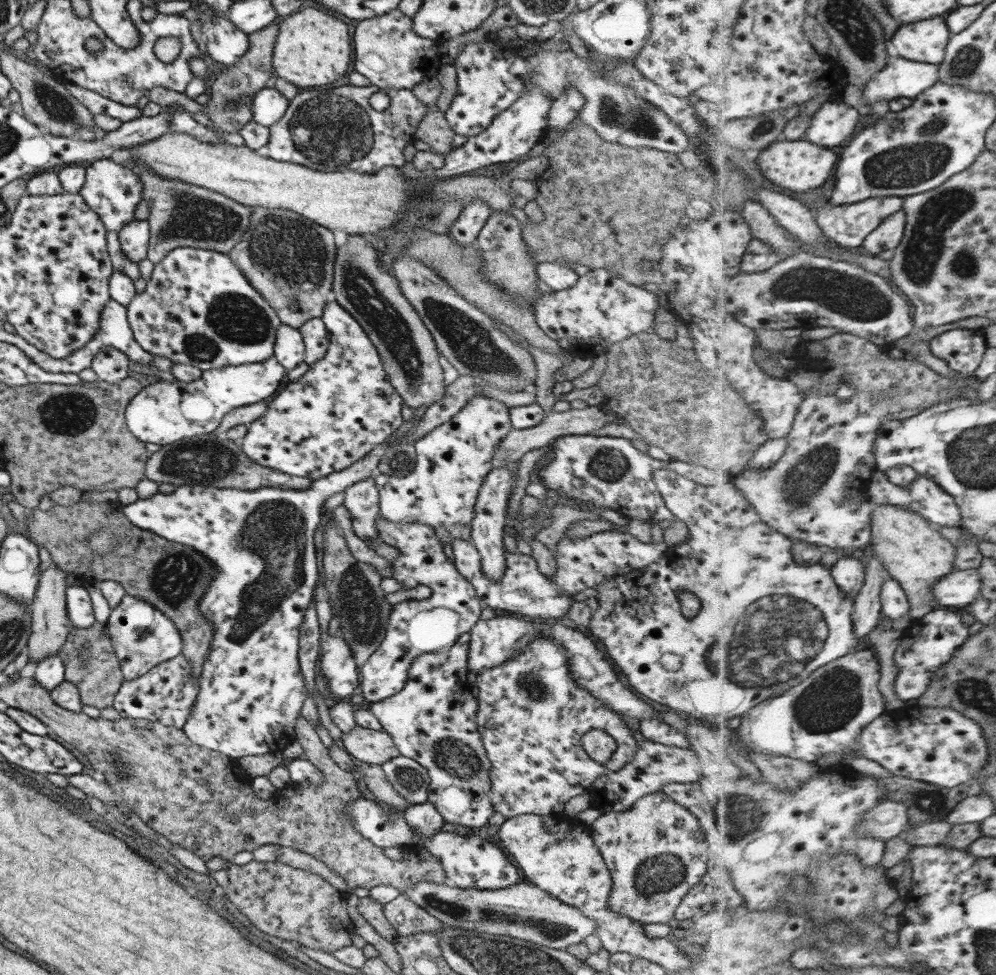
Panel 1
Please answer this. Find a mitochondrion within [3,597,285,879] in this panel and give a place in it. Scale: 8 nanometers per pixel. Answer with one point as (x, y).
(116, 761)

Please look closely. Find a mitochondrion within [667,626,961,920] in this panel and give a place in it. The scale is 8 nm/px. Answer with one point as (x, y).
(827, 704)

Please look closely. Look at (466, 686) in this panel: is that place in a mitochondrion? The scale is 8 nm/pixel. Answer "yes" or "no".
no

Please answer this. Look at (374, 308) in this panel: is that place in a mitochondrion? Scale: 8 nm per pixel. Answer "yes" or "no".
yes

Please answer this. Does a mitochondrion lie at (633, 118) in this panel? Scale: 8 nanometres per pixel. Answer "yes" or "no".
yes

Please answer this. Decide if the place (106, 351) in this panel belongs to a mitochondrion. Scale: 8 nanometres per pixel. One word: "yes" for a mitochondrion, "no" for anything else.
no

